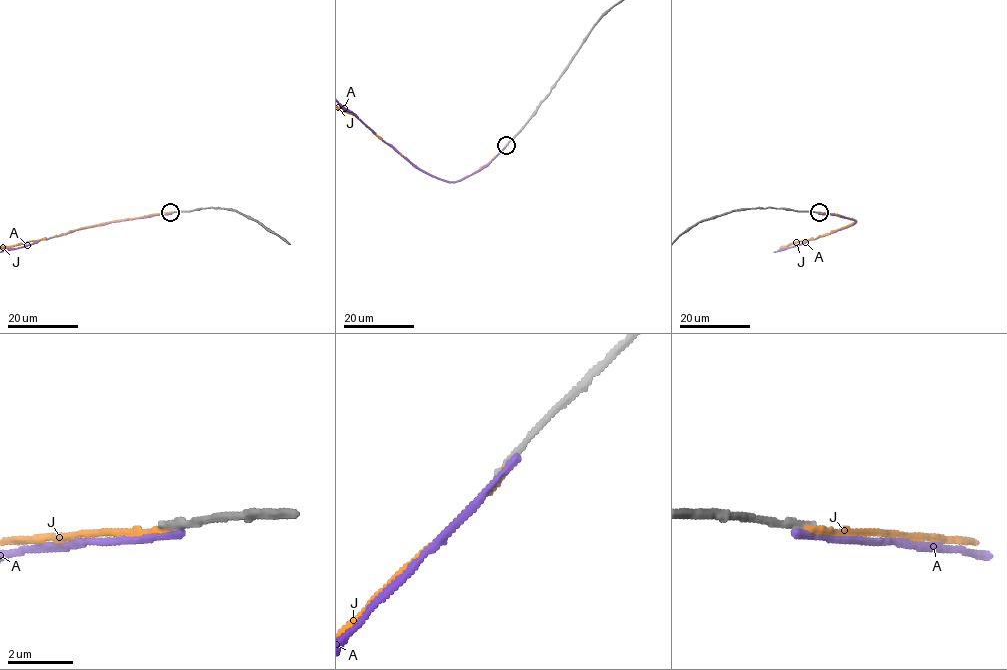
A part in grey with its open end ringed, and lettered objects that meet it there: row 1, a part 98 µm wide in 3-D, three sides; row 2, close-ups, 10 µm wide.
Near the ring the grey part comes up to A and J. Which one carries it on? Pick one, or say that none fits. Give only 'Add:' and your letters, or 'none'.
Add: J

